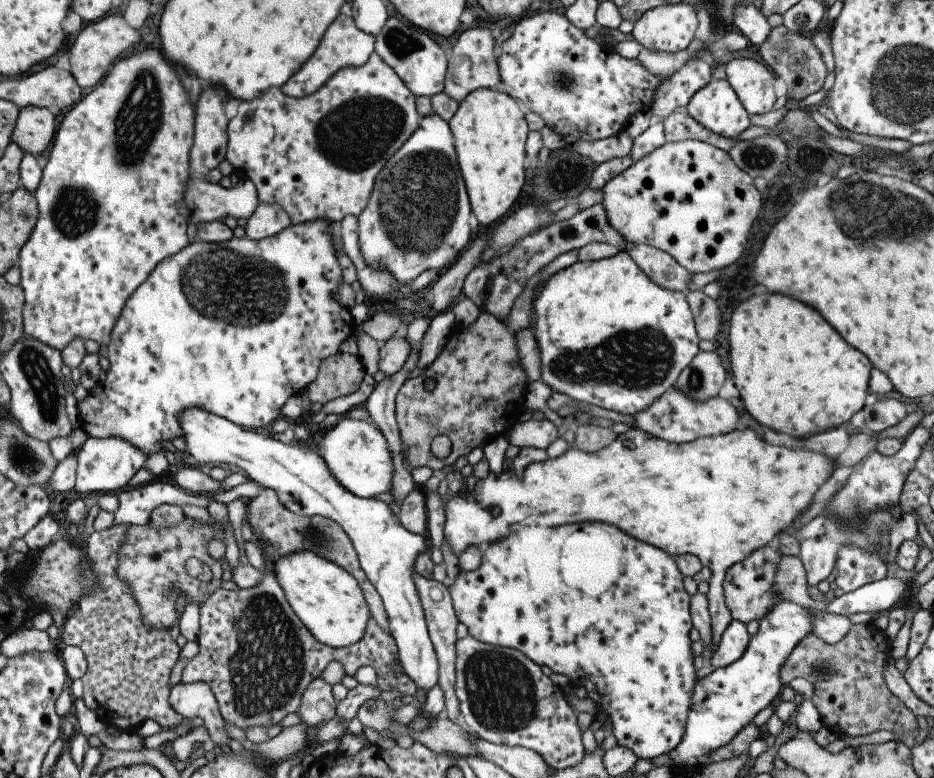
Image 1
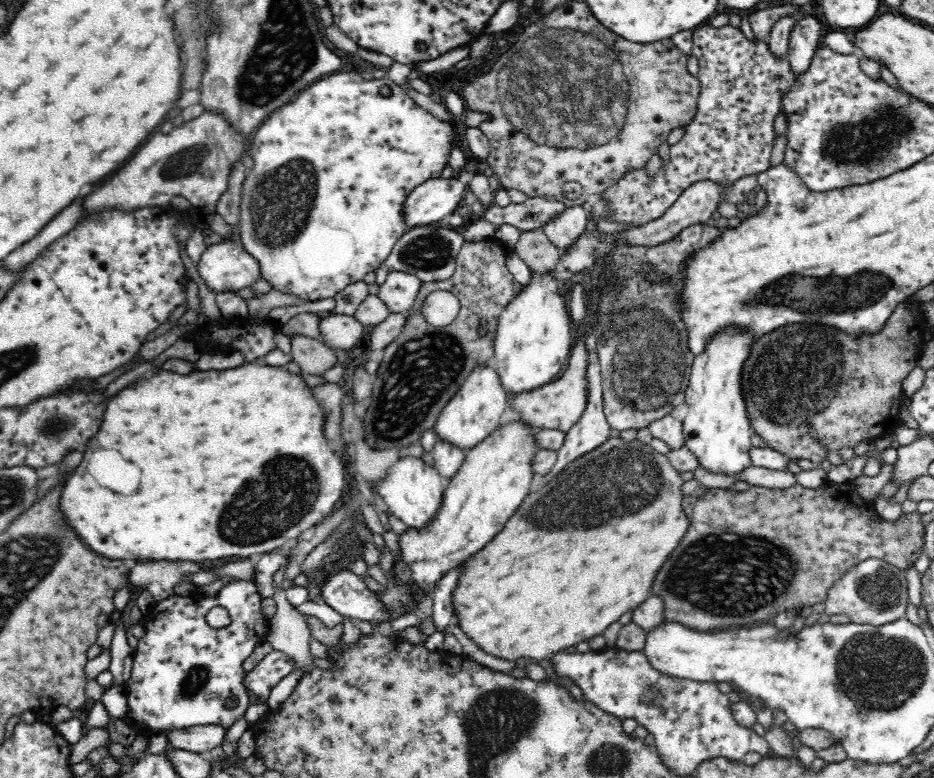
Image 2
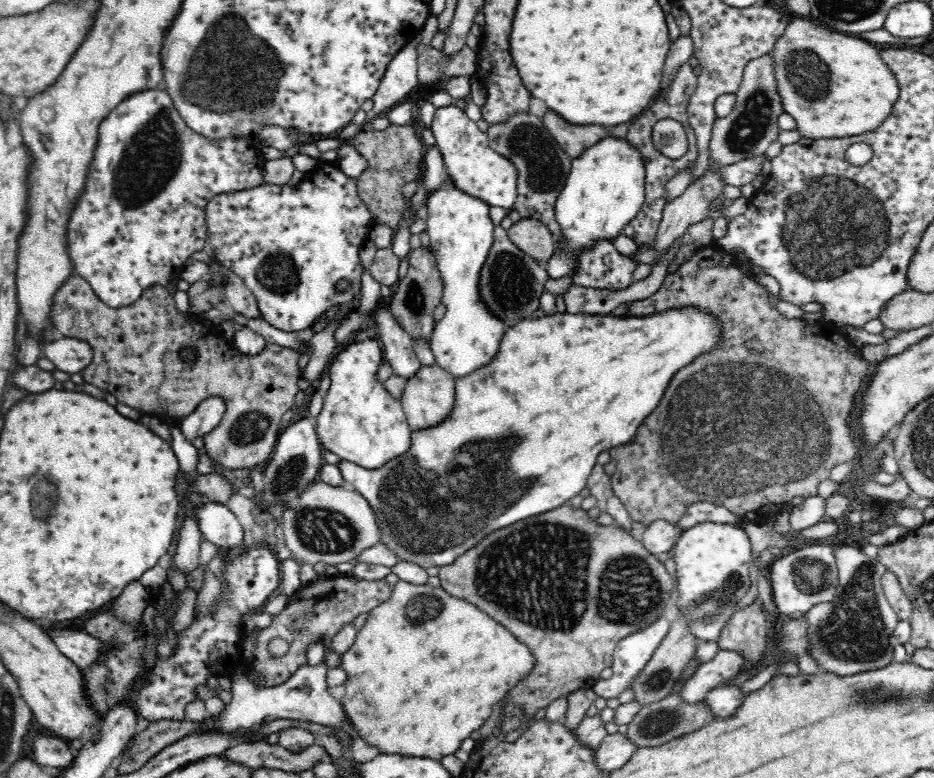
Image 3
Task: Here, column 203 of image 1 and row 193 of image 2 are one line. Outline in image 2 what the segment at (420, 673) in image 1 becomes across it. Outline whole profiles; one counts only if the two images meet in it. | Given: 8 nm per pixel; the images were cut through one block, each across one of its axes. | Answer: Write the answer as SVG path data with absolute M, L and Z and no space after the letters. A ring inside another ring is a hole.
M440 176L420 184L420 188L410 192L408 200L404 200L404 220L408 228L446 224L466 196L466 190L456 176Z

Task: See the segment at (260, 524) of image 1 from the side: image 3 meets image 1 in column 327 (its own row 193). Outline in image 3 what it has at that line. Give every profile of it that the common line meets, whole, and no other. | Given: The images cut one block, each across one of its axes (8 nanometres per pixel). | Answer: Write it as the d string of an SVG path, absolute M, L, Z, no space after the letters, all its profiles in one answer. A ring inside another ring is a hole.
M516 112L504 122L490 124L486 134L490 138L490 146L518 168L518 200L514 204L514 210L518 210L524 220L544 222L550 228L556 246L566 242L566 236L556 220L554 204L564 190L564 184L572 170L572 156L564 152L558 140L544 126L544 122L530 112Z

